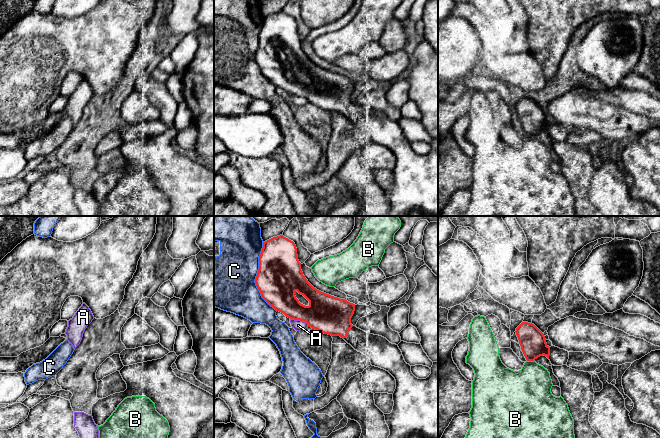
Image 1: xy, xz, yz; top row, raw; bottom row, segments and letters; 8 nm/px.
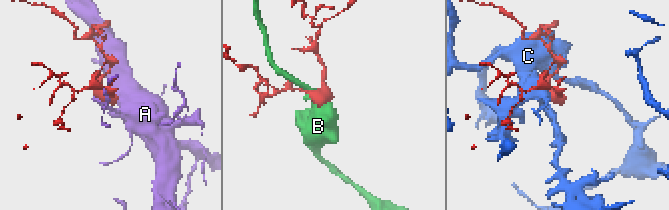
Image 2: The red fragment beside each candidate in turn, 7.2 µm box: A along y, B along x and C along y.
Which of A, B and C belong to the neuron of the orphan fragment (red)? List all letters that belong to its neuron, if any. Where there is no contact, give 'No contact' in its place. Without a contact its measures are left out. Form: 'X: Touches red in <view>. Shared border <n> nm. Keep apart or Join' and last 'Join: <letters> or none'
A: Touches red in xz. Shared border 170 nm. Keep apart
B: Touches red in yz. Shared border 60 nm. Keep apart
C: Touches red in xz. Shared border 550 nm. Keep apart
Join: none

